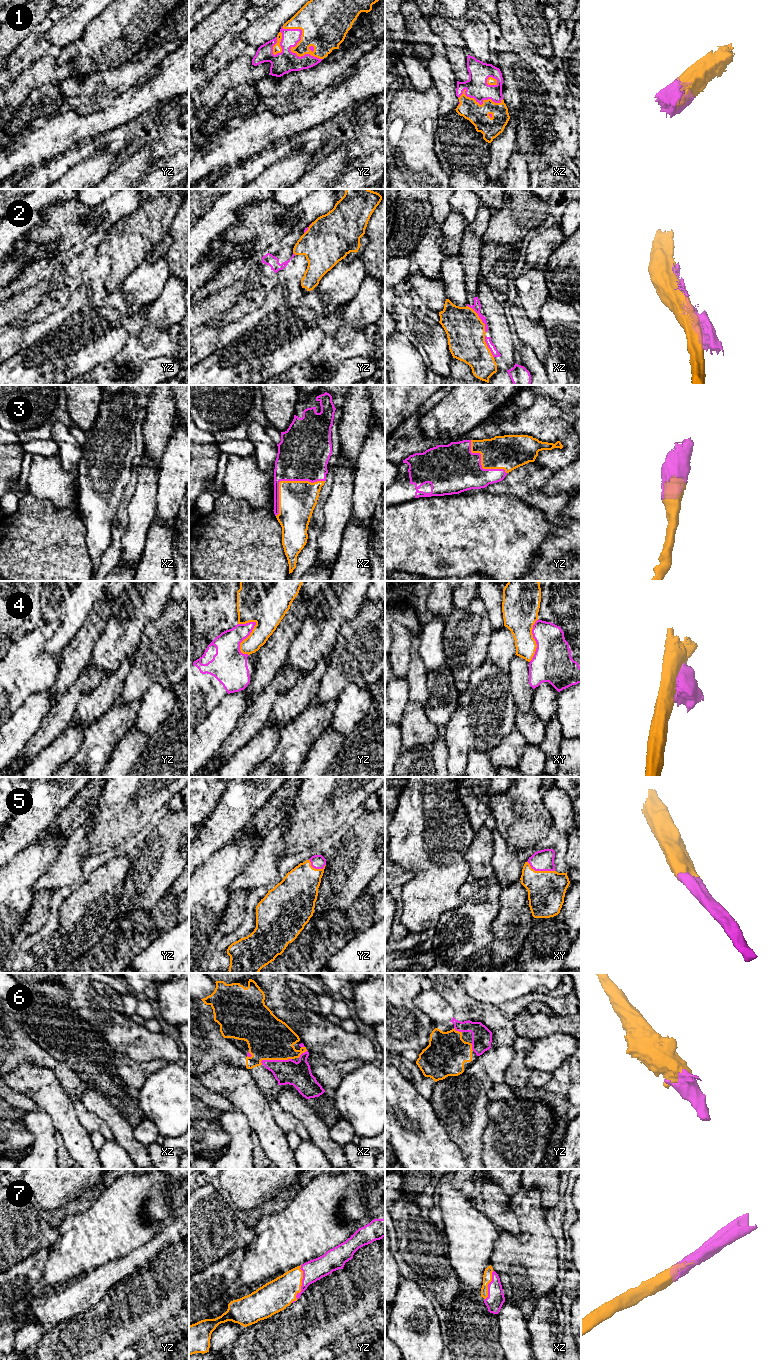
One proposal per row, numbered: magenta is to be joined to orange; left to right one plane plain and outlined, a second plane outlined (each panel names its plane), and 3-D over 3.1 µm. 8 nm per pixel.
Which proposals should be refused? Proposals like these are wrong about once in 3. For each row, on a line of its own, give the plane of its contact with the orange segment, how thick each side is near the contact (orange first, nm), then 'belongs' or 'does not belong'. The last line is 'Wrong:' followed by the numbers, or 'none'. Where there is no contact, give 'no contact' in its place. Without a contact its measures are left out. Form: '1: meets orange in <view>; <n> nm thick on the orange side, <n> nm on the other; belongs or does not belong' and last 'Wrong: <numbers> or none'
1: meets orange in yz; 300 nm thick on the orange side, 170 nm on the other; belongs
2: meets orange in xz; 300 nm thick on the orange side, 70 nm on the other; does not belong
3: meets orange in xz; 300 nm thick on the orange side, 400 nm on the other; belongs
4: meets orange in yz; 190 nm thick on the orange side, 280 nm on the other; does not belong
5: meets orange in xy; 300 nm thick on the orange side, 170 nm on the other; belongs
6: meets orange in xz; 360 nm thick on the orange side, 200 nm on the other; belongs
7: meets orange in yz; 260 nm thick on the orange side, 170 nm on the other; belongs
Wrong: 2, 4

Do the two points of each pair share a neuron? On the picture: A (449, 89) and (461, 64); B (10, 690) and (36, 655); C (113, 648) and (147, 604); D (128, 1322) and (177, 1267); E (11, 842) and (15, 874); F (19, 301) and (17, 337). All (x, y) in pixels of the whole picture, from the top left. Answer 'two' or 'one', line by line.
A: two
B: one
C: one
D: one
E: two
F: two

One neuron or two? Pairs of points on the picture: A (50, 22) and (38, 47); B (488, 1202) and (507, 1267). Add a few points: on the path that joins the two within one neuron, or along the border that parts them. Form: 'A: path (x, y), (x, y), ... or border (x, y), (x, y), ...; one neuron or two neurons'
A: path (45, 28), (38, 35), (38, 41); one neuron
B: border (511, 1208), (518, 1222), (518, 1237); two neurons

